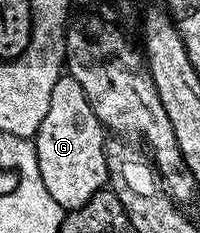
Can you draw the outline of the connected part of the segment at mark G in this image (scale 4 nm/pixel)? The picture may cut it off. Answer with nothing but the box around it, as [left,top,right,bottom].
[34,74,107,211]

